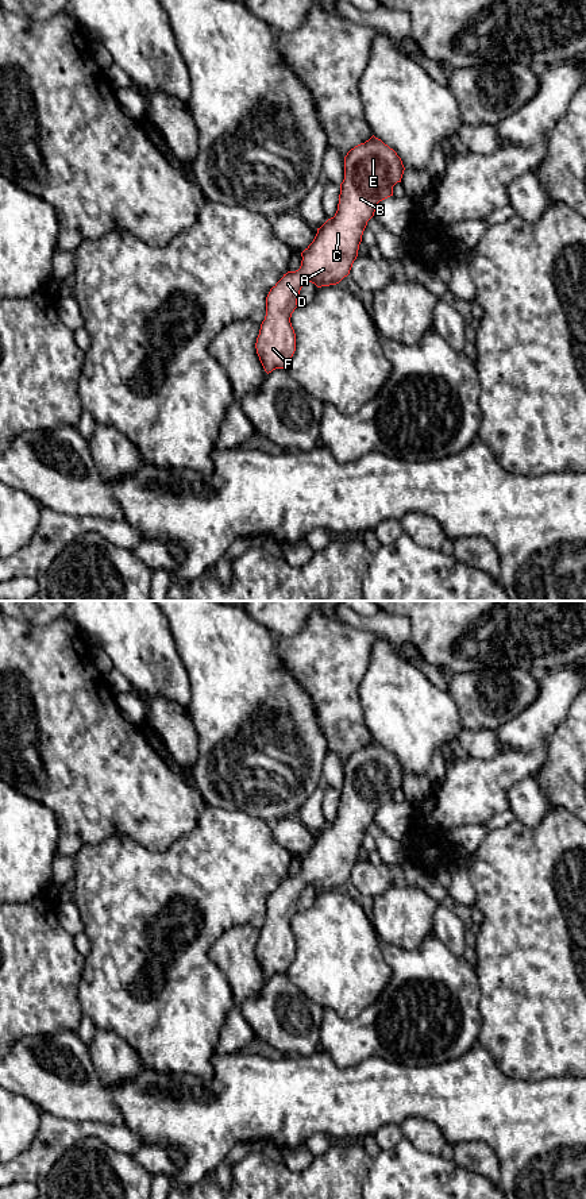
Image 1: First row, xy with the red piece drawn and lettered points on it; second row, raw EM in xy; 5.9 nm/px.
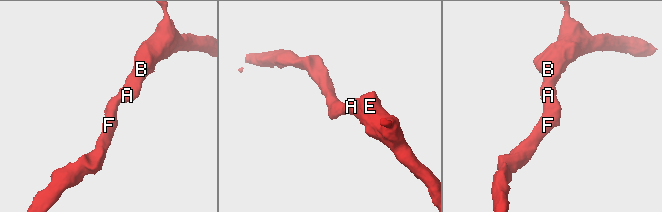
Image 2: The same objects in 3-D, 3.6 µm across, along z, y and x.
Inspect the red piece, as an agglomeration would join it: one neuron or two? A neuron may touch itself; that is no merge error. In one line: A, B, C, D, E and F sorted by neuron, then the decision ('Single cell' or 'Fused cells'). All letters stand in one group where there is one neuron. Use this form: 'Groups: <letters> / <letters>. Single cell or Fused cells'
Groups: A B C D E F. Single cell

